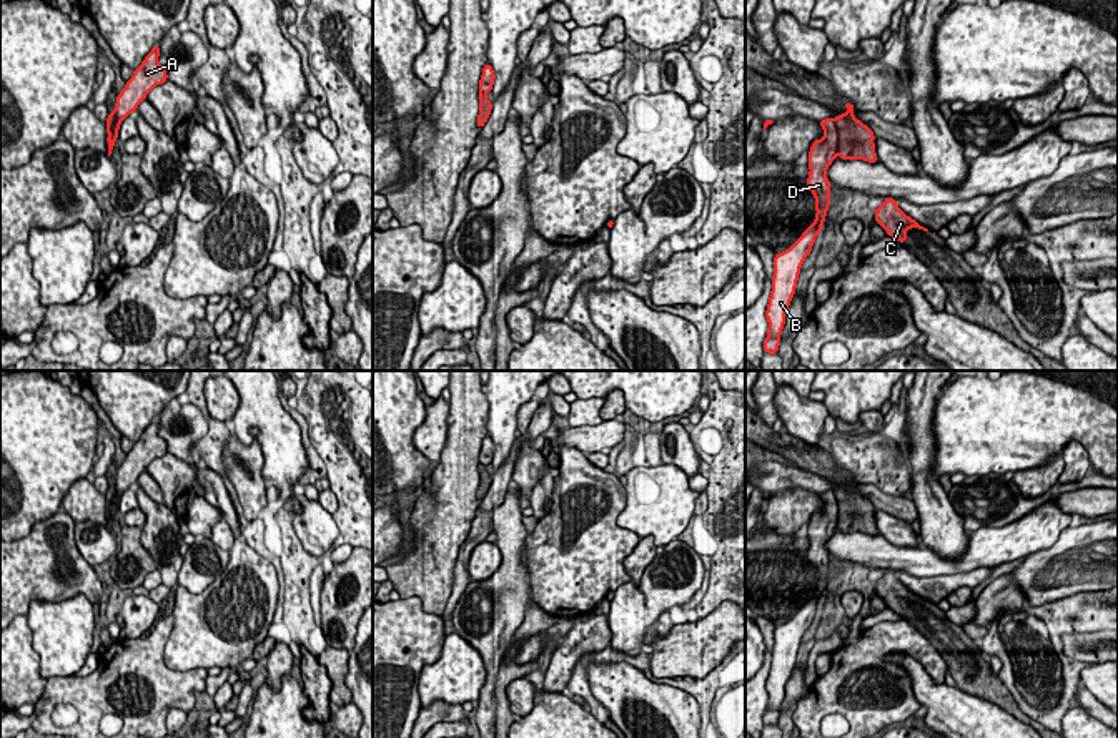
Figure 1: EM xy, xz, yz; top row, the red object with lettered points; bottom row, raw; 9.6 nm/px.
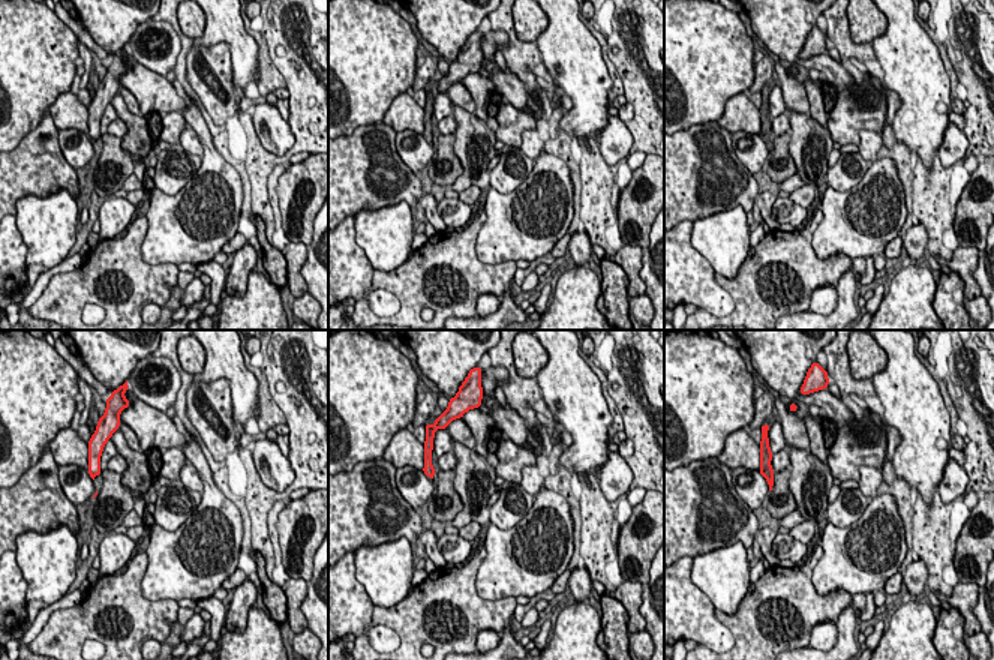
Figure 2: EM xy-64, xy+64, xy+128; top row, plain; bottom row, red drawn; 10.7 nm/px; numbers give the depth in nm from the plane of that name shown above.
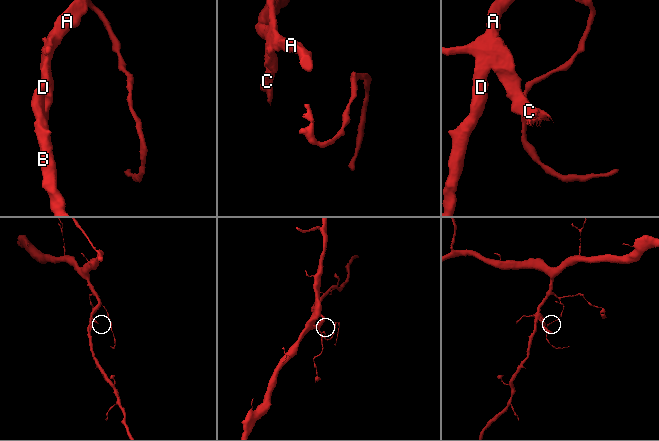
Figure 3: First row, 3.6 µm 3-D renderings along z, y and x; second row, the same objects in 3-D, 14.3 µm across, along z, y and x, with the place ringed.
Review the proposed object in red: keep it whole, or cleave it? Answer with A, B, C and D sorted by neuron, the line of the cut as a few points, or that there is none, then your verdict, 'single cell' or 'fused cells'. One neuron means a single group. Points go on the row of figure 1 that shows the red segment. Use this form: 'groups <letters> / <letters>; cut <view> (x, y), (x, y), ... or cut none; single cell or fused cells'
groups A B D / C; cut yz (834, 120), (839, 130), (839, 142); fused cells

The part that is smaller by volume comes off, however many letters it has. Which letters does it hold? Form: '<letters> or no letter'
C

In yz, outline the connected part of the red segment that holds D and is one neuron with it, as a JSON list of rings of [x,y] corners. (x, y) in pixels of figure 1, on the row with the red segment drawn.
[[[834,118],[820,120],[824,136],[815,140],[809,151],[809,189],[815,196],[815,221],[802,233],[802,236],[785,251],[774,258],[772,291],[765,311],[769,321],[764,352],[775,354],[780,346],[780,332],[785,324],[785,312],[795,294],[802,263],[810,254],[815,236],[820,234],[829,206],[830,206],[830,181],[825,176],[827,168],[838,151],[838,128]]]

